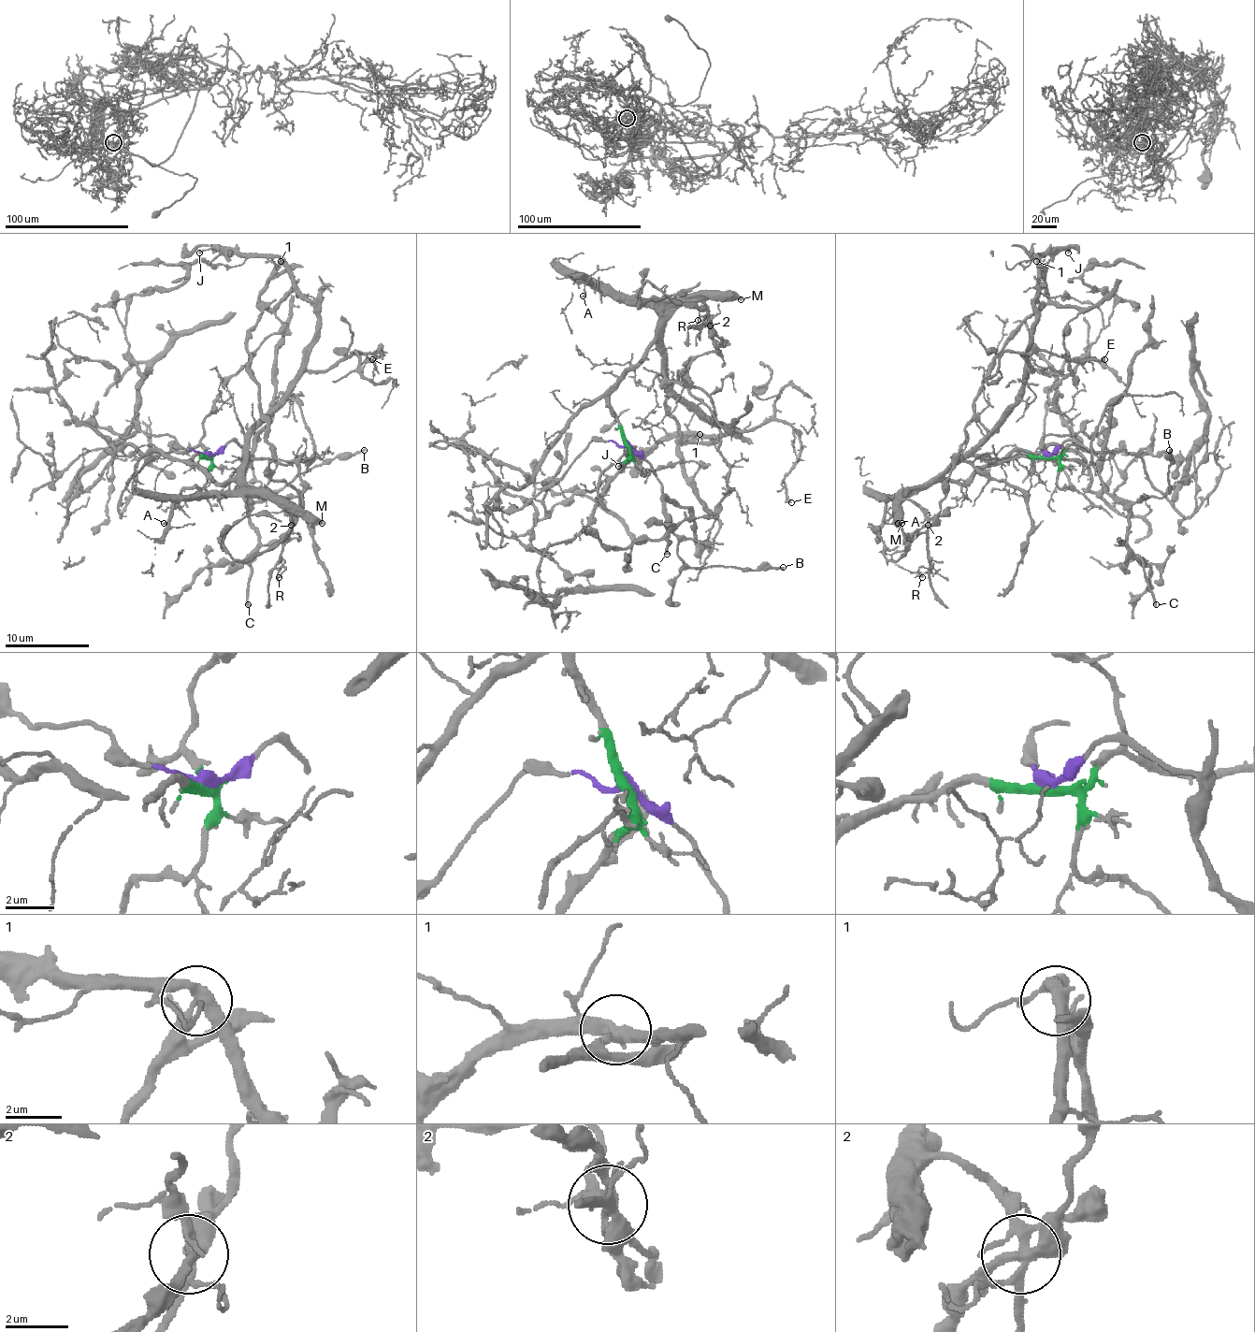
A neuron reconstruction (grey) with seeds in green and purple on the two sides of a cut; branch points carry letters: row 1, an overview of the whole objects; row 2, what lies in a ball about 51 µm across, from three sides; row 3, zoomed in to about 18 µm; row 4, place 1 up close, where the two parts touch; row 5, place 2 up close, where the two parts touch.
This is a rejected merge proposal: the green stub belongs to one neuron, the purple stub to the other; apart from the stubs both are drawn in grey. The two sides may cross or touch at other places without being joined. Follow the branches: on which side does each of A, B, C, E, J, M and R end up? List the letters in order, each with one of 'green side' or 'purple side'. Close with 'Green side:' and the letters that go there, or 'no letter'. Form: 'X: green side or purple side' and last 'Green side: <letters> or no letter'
A: green side
B: purple side
C: purple side
E: green side
J: green side
M: green side
R: green side
Green side: A, E, J, M, R

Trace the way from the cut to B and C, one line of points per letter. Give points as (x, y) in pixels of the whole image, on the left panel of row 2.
B: (209, 456), (230, 441), (247, 454), (245, 494), (253, 502), (272, 489), (282, 489), (301, 472), (364, 450)
C: (209, 456), (232, 441), (247, 454), (245, 485), (257, 546), (249, 561), (249, 605)

